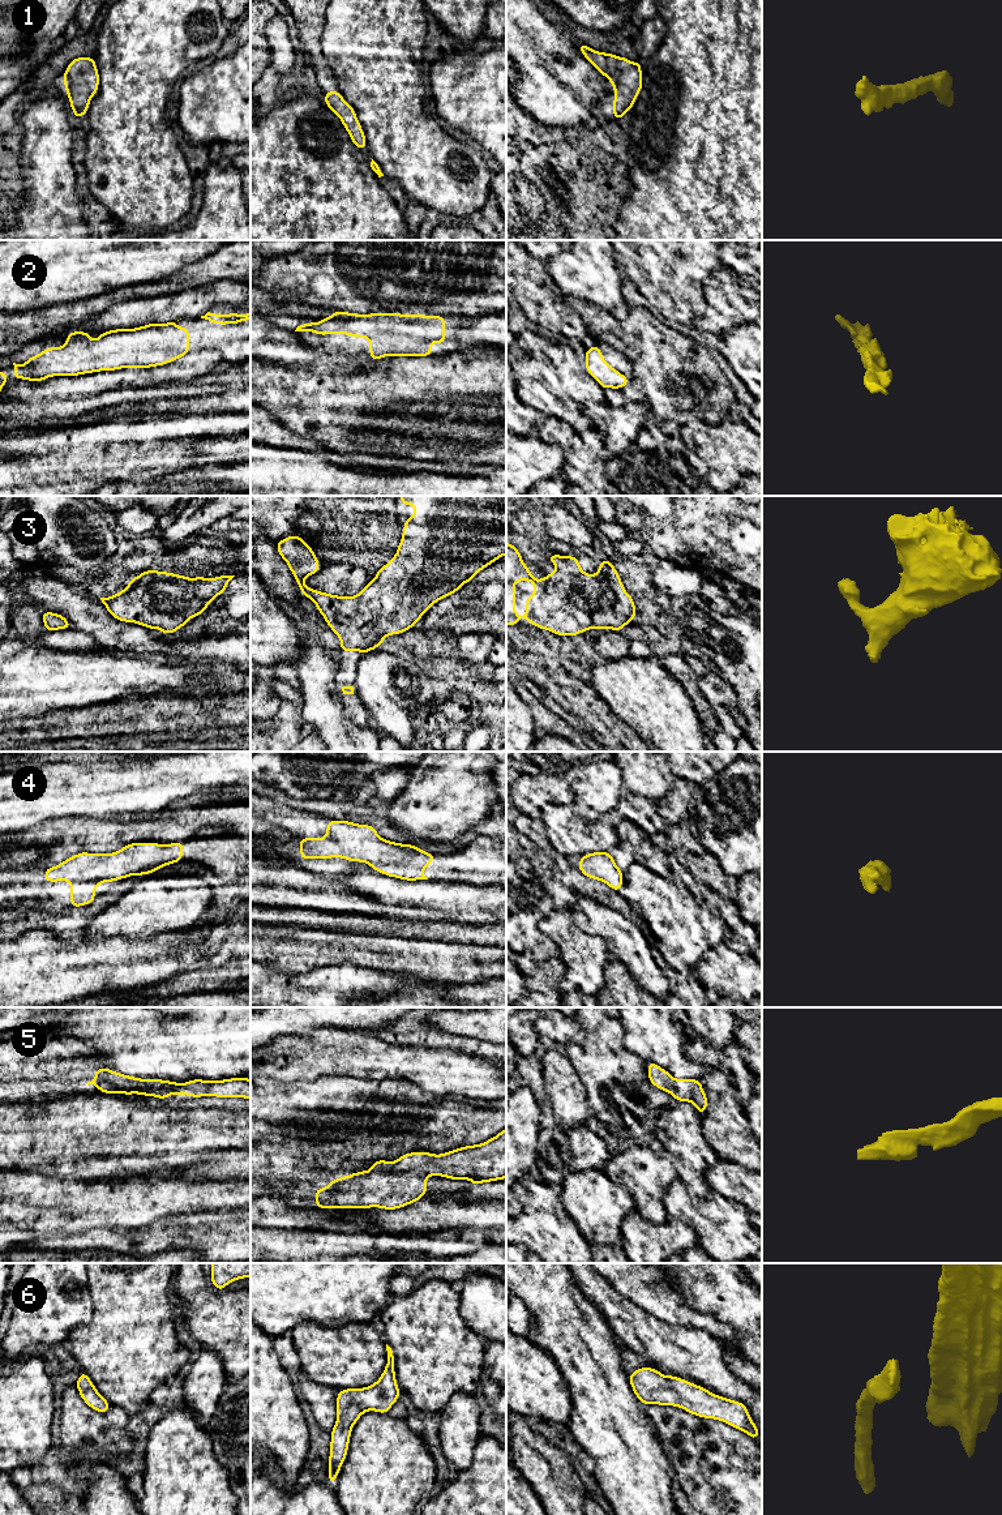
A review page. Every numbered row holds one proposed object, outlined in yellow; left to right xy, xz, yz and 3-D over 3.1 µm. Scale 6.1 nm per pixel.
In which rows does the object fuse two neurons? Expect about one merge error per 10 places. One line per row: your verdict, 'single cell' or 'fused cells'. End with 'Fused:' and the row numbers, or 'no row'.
1: single cell
2: single cell
3: single cell
4: single cell
5: single cell
6: single cell
Fused: no row

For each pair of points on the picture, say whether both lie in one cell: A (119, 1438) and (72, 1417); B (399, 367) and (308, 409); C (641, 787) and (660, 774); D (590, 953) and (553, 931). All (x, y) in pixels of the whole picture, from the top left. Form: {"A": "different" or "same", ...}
{"A": "same", "B": "same", "C": "same", "D": "same"}

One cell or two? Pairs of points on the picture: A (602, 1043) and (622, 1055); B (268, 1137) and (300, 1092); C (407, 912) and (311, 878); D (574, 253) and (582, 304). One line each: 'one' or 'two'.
A: one
B: one
C: one
D: two

